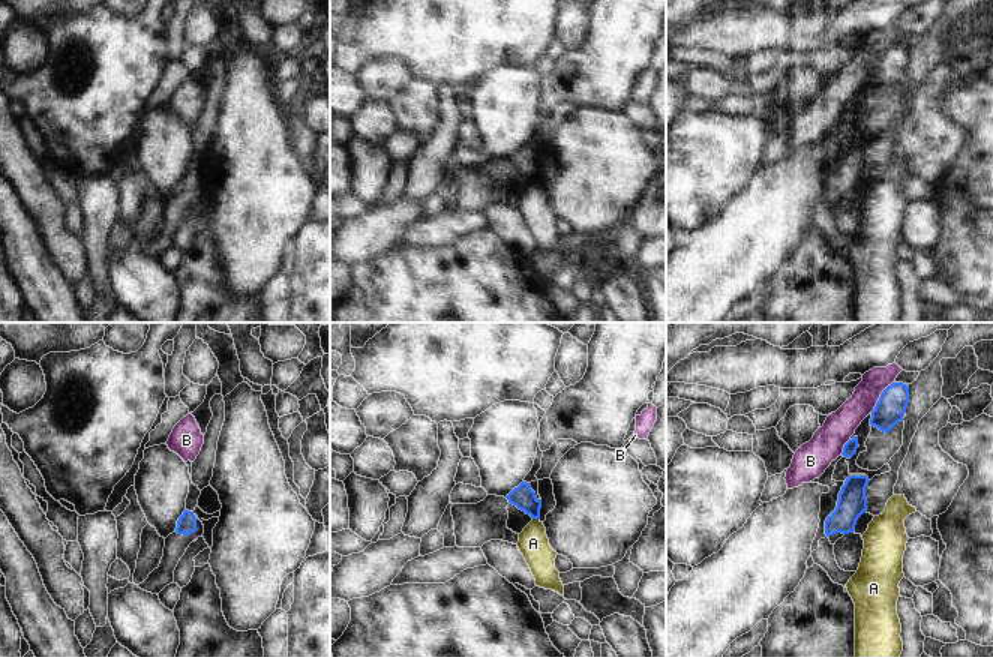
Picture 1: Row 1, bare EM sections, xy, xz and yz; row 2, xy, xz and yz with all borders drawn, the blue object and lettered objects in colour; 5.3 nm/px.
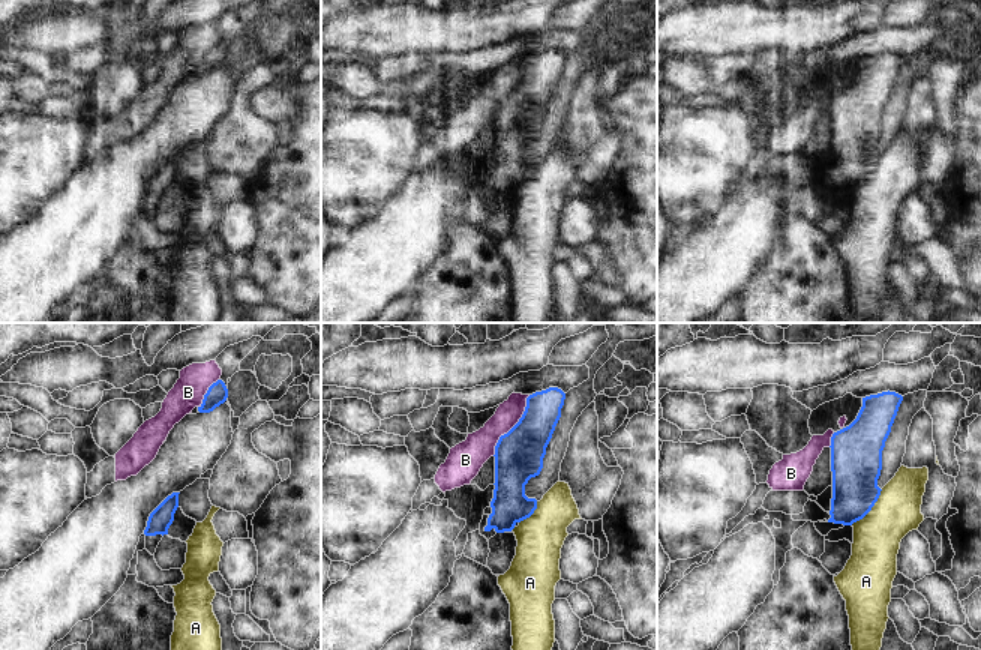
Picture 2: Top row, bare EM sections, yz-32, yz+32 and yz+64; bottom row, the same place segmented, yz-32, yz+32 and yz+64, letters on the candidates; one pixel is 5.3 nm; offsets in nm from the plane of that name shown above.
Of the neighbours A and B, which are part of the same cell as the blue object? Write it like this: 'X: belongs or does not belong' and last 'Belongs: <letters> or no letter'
A: does not belong
B: does not belong
Belongs: no letter

